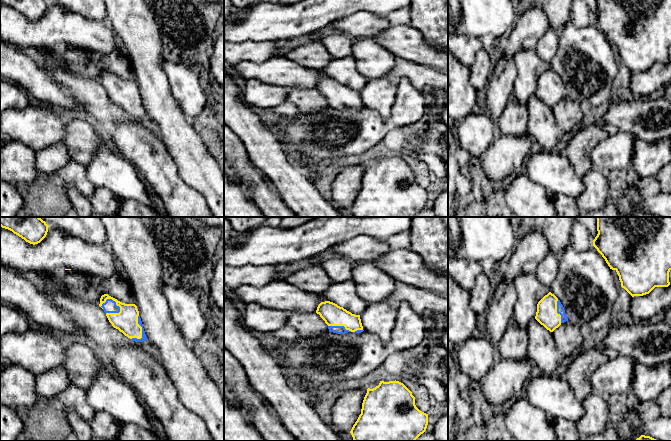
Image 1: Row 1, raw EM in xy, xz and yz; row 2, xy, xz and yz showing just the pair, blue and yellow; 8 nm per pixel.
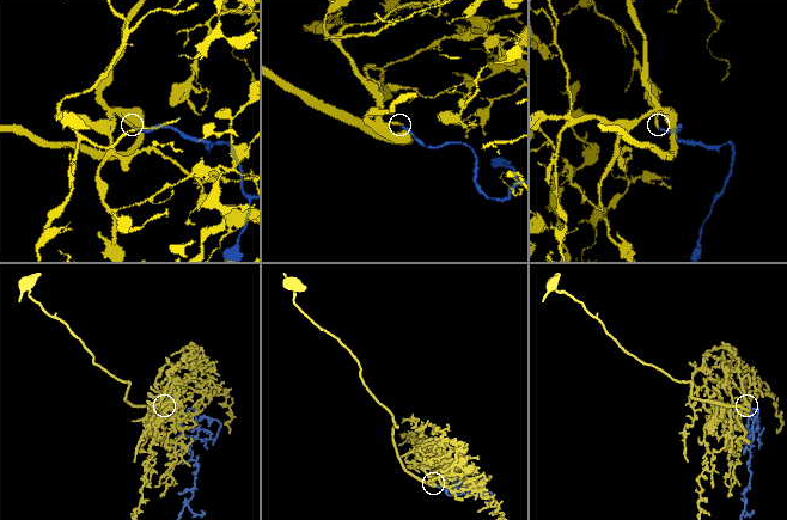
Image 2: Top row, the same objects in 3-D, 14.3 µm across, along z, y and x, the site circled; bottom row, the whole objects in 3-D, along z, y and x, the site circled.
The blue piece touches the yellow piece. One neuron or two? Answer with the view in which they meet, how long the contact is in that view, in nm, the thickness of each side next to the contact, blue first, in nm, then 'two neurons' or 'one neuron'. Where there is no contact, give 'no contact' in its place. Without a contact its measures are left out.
contact in xy; length 170 nm; calibres 100 and 190 nm; one neuron

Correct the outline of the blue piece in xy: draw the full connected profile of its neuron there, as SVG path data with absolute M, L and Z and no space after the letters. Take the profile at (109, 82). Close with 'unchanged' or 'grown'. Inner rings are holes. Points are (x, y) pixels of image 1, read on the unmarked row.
M104 70L99 82L104 86L112 102L135 118L147 116L139 87L135 80L125 80Z; grown

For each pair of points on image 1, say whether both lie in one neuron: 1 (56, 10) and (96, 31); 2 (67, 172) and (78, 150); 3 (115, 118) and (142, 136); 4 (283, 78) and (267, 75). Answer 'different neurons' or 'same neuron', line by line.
1: same neuron
2: same neuron
3: different neurons
4: same neuron

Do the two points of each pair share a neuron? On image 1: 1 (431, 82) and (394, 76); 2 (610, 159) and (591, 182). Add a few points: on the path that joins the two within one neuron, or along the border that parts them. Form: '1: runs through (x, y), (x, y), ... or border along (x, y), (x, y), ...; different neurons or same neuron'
1: runs through (422, 78), (416, 73), (403, 73); same neuron
2: border along (592, 148), (591, 162), (604, 173); different neurons

